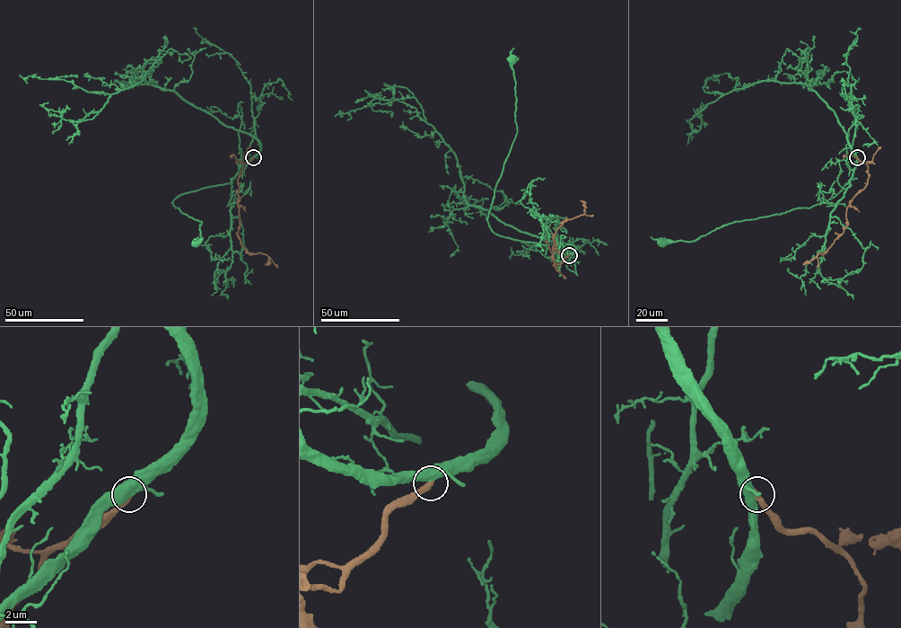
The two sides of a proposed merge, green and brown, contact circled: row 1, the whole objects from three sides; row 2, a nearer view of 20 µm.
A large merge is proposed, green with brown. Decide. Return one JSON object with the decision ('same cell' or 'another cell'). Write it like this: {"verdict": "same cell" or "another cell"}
{"verdict": "another cell"}

